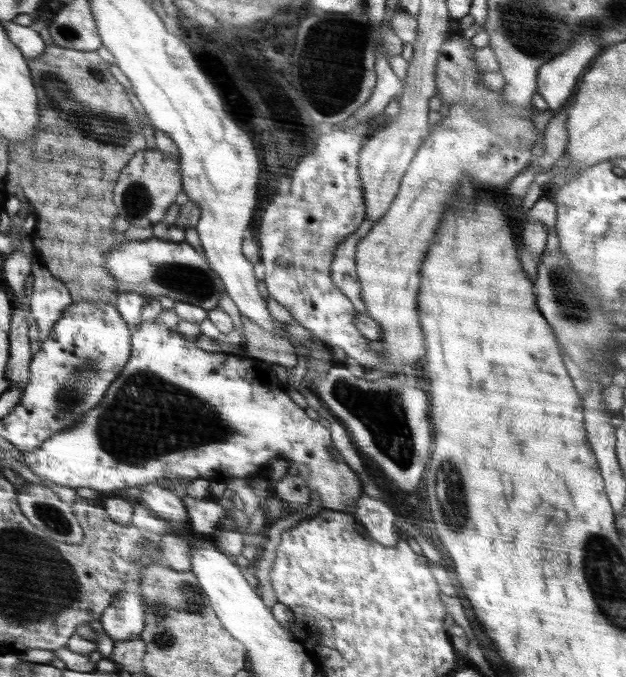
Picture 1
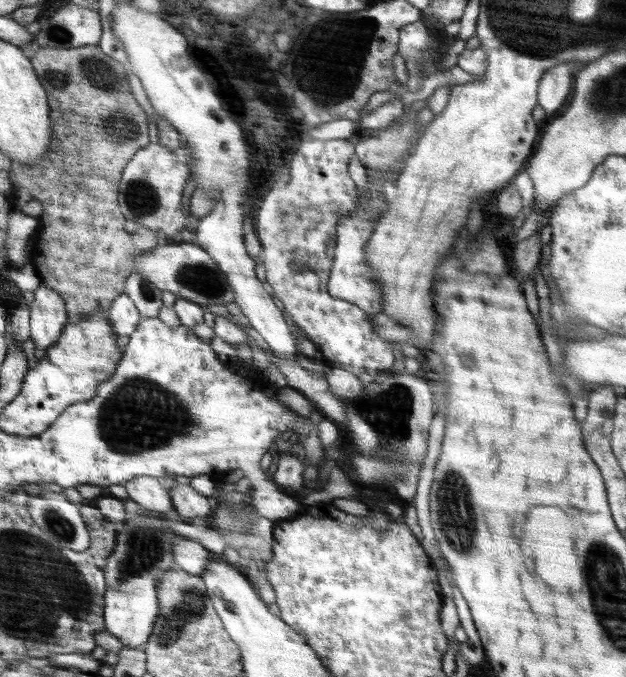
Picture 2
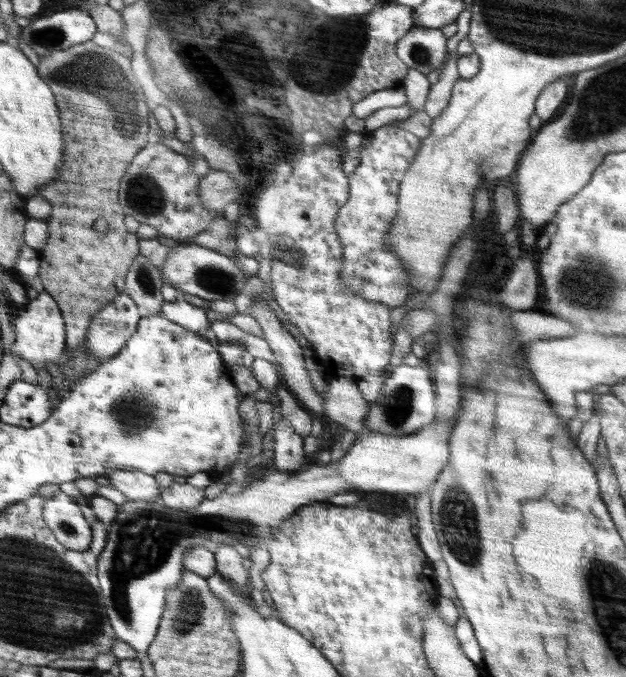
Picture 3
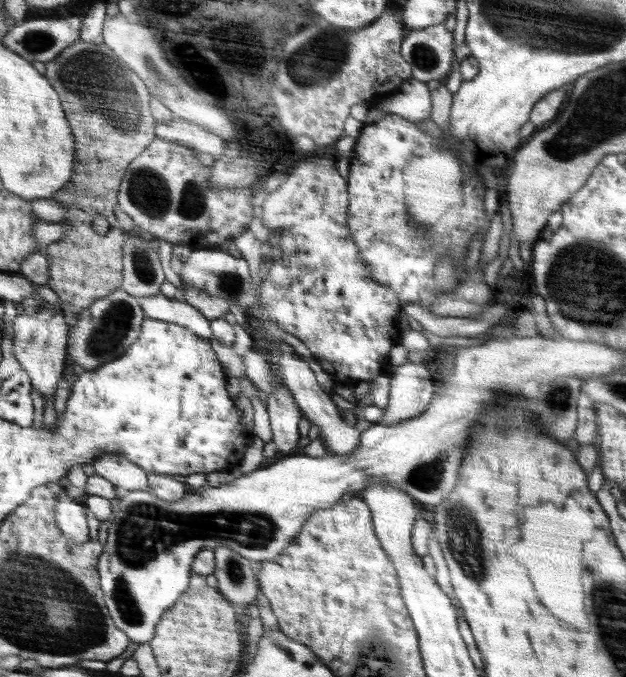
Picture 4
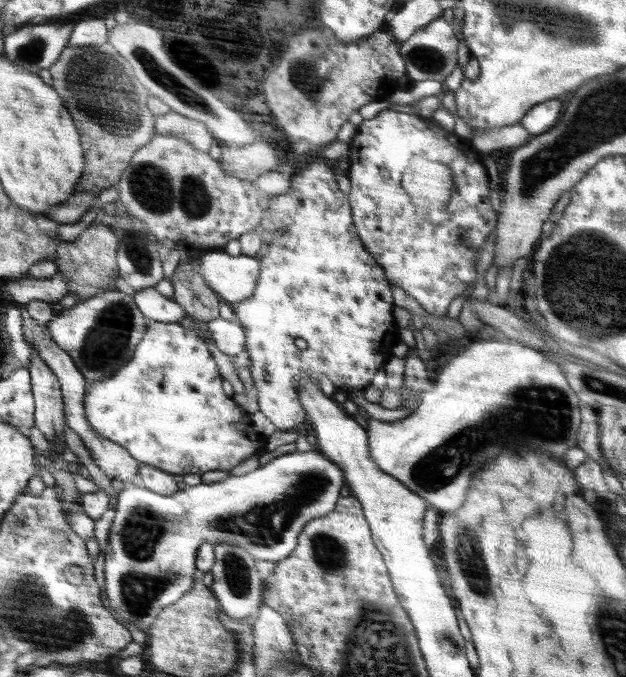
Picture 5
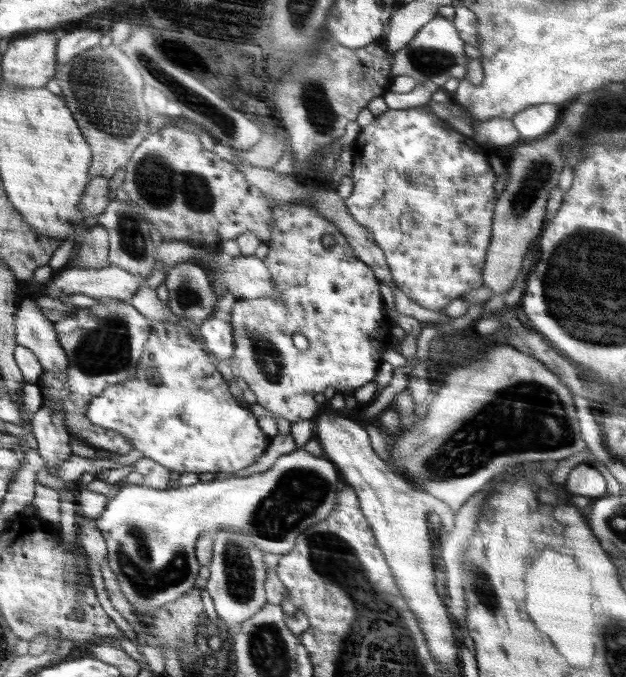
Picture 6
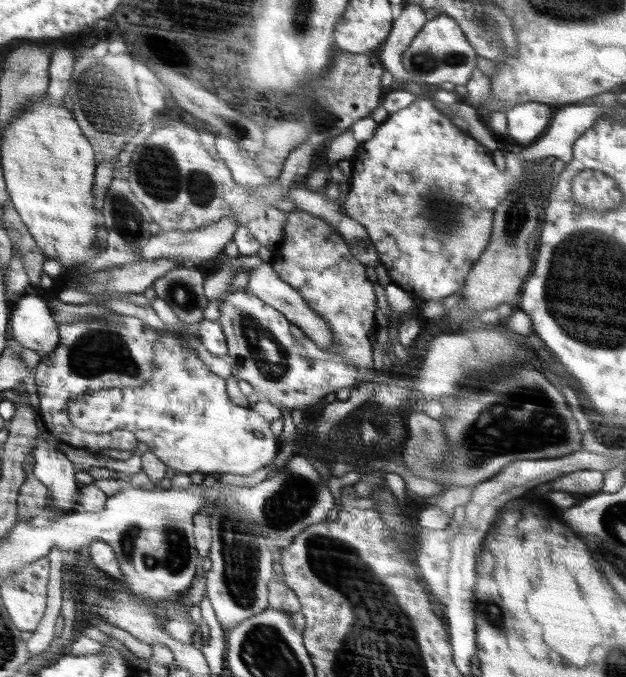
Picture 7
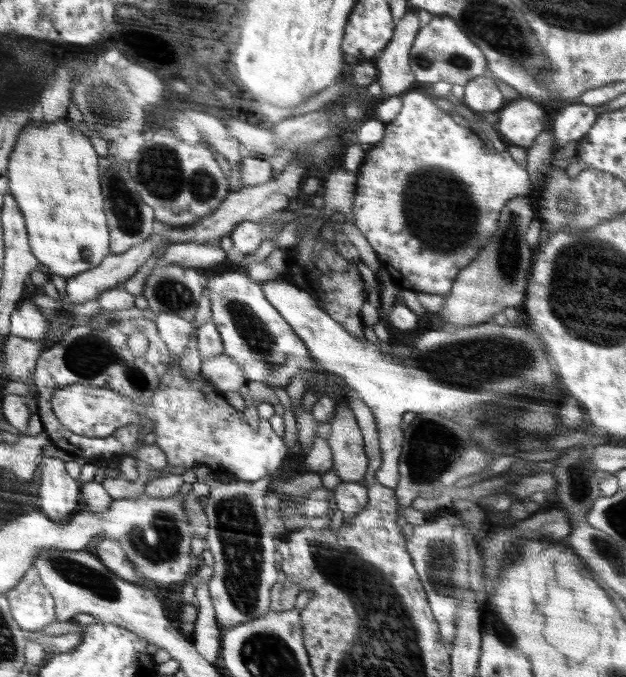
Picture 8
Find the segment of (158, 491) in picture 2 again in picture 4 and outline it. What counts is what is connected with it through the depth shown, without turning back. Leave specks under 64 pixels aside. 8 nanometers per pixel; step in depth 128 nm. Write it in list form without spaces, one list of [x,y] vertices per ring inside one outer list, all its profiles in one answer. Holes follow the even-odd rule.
[[[102,455],[92,466],[96,475],[105,478],[124,492],[149,490],[147,472],[122,455]]]

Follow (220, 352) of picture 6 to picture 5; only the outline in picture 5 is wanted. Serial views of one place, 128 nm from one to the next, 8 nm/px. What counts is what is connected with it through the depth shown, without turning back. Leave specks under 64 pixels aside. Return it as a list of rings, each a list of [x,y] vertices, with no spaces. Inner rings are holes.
[[[219,317],[206,324],[206,330],[216,348],[223,354],[234,358],[244,351],[244,330],[236,320],[228,322]]]

